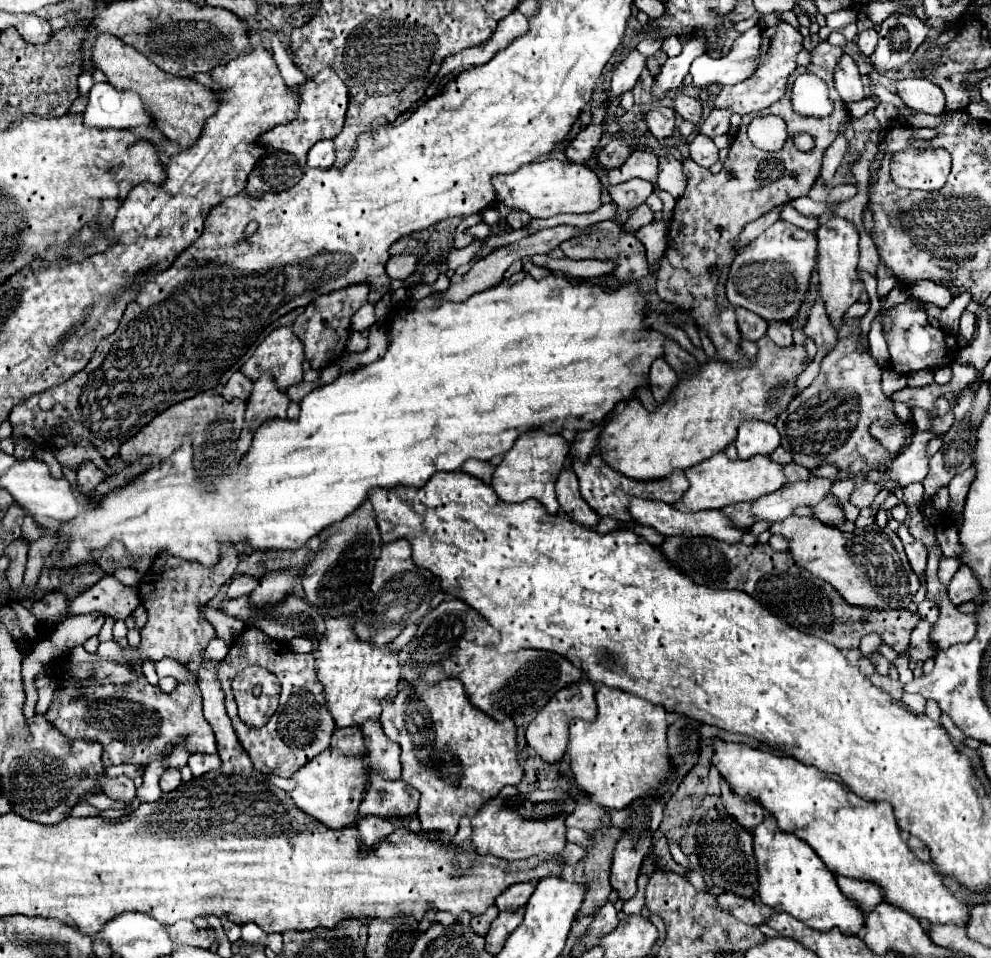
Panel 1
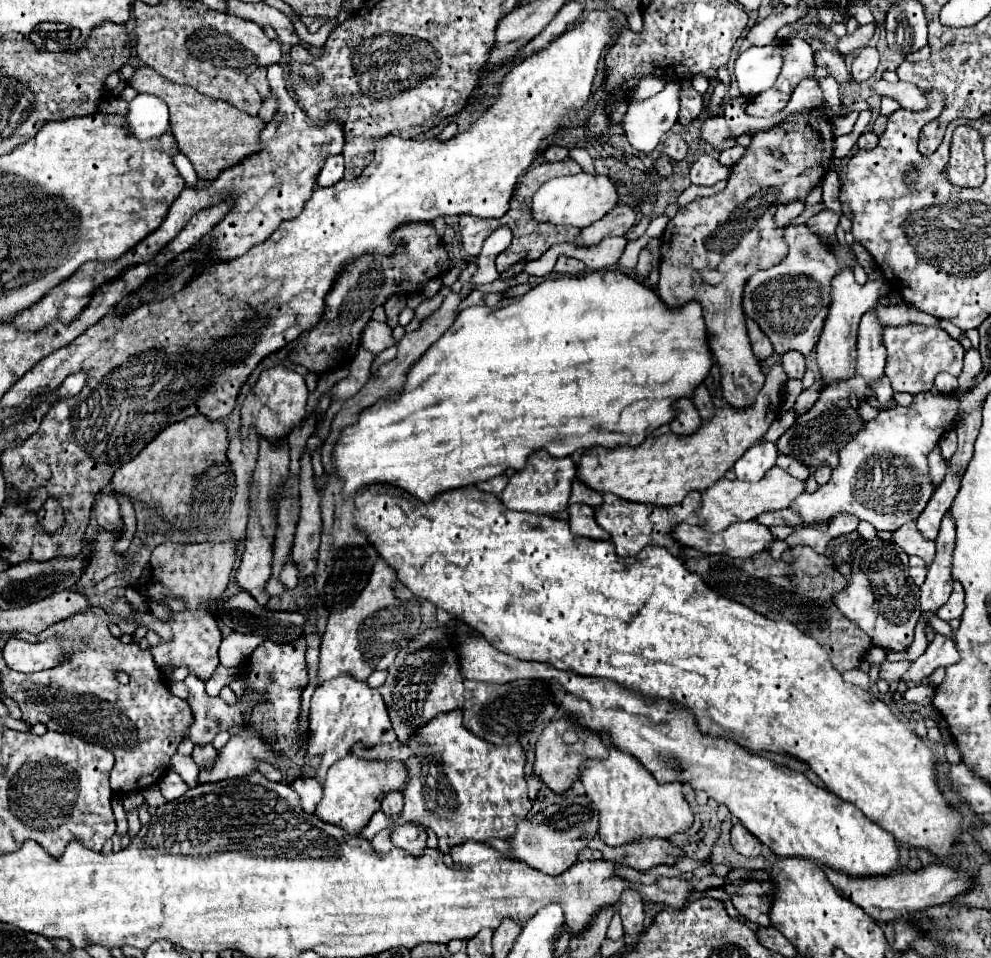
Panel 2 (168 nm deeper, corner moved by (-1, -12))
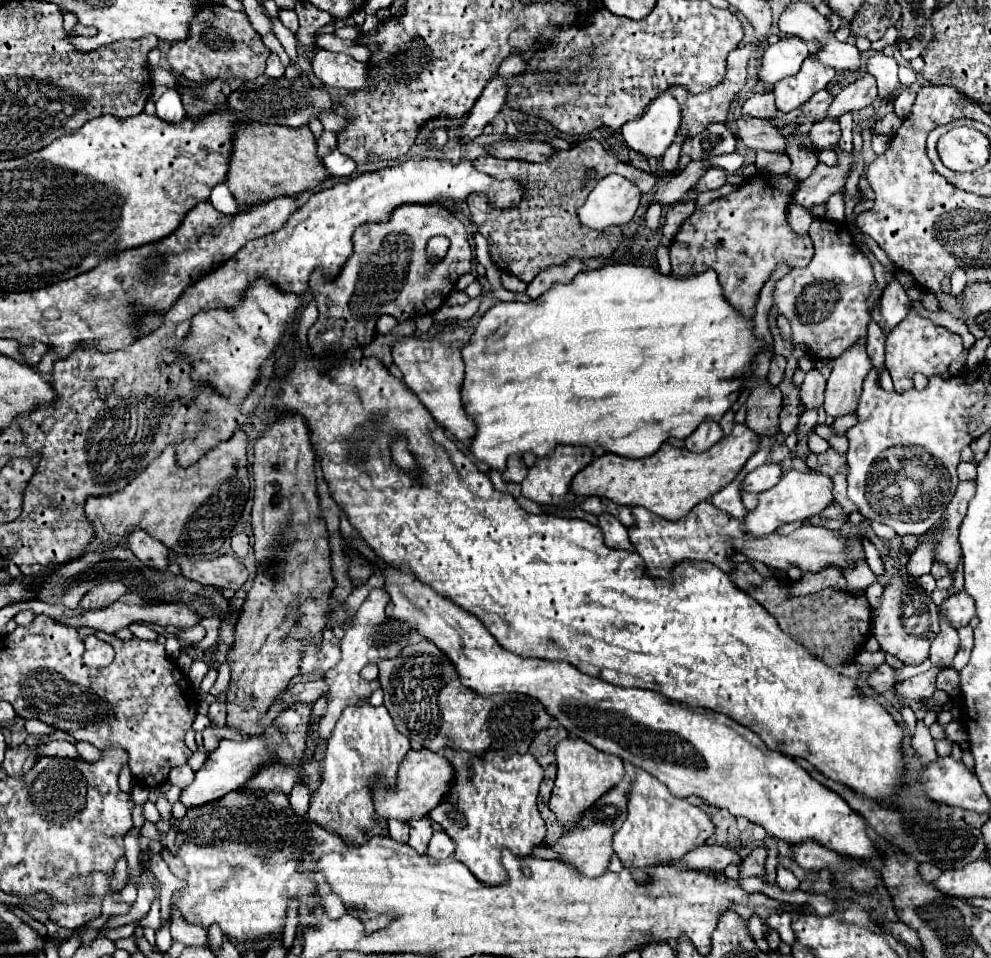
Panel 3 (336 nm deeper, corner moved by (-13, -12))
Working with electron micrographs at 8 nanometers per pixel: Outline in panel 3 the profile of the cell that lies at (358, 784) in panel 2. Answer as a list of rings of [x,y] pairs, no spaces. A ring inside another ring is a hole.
[[[429,749],[409,751],[405,759],[399,763],[397,789],[389,789],[379,785],[375,789],[375,811],[387,819],[411,821],[415,817],[429,817],[431,809],[443,801],[443,797],[451,791],[453,785],[453,765],[439,753]]]

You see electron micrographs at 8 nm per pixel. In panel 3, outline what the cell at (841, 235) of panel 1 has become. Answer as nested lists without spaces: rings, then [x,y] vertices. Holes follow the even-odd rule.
[[[865,345],[851,347],[841,357],[833,359],[833,371],[825,389],[825,413],[833,419],[841,415],[855,415],[863,379],[871,369]]]

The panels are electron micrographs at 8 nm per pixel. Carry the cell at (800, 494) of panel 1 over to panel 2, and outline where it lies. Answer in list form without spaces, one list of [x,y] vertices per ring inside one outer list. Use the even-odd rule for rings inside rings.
[[[927,391],[915,395],[911,407],[895,405],[893,409],[881,411],[873,421],[867,421],[867,425],[859,431],[859,435],[839,451],[839,465],[833,469],[829,483],[821,485],[815,493],[807,493],[807,491],[801,493],[791,503],[791,509],[799,513],[803,525],[813,525],[813,527],[825,525],[839,511],[847,511],[863,521],[869,521],[877,531],[897,531],[903,523],[917,519],[935,491],[927,473],[927,453],[943,437],[945,431],[955,427],[957,407],[959,401],[955,395],[931,395]]]

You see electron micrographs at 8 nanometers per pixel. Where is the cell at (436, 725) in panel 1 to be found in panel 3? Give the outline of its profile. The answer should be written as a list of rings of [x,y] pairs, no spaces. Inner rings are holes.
[[[445,749],[443,755],[455,767],[455,783],[445,801],[429,815],[455,841],[455,859],[465,863],[469,871],[487,885],[507,881],[501,865],[501,851],[509,849],[515,857],[531,857],[537,847],[545,845],[545,823],[537,811],[539,785],[543,769],[531,753],[517,755],[507,751],[487,751],[481,759],[471,753]]]

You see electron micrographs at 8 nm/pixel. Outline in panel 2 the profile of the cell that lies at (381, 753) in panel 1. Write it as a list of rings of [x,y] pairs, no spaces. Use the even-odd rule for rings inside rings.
[[[401,791],[385,793],[383,803],[381,803],[381,809],[383,809],[387,815],[391,815],[391,817],[399,815],[399,813],[403,811],[403,793],[401,793]]]

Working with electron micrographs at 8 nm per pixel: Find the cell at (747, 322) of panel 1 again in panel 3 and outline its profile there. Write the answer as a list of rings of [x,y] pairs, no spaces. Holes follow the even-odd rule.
[[[773,355],[771,359],[771,369],[769,369],[769,383],[773,387],[779,387],[779,383],[783,381],[783,373],[785,373],[785,357],[781,355]]]

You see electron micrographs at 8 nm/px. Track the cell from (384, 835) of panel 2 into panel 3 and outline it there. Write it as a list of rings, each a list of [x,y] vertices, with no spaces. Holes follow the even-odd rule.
[[[391,819],[389,821],[389,833],[391,833],[391,839],[395,839],[399,843],[407,843],[407,839],[409,839],[409,825],[407,825],[407,821]]]

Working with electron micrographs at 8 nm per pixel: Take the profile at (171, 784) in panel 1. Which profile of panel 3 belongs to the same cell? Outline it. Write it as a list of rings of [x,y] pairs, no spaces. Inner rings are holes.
[[[181,765],[179,769],[171,769],[171,773],[169,773],[169,781],[171,781],[173,785],[185,789],[185,787],[191,785],[191,781],[193,781],[191,773],[193,773],[193,769],[191,769],[189,765]]]

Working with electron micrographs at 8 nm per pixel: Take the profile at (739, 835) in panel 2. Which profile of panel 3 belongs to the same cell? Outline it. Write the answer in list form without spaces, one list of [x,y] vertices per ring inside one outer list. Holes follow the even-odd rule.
[[[761,845],[761,847],[757,847],[757,849],[753,849],[747,857],[745,857],[745,861],[743,861],[743,865],[739,867],[739,871],[741,871],[741,877],[759,877],[759,879],[763,879],[763,883],[767,883],[765,881],[765,859],[767,859],[767,849]]]

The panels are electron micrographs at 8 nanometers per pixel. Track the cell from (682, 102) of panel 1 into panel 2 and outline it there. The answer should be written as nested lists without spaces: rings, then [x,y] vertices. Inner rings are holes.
[[[711,117],[709,127],[701,129],[701,139],[705,139],[709,145],[713,145],[717,151],[723,151],[727,147],[735,147],[735,137],[729,133],[729,127],[723,117]]]

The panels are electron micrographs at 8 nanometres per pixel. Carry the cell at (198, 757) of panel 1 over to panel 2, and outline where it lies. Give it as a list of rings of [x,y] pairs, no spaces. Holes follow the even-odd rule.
[[[205,745],[205,747],[195,747],[193,749],[193,759],[197,763],[199,769],[209,769],[211,763],[215,761],[217,751],[213,749],[213,745]]]

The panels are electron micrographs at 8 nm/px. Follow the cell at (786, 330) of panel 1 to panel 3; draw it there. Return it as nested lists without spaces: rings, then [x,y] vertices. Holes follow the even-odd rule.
[[[817,369],[807,371],[805,381],[801,385],[801,403],[805,409],[819,409],[823,405],[825,385],[827,385],[827,381]]]

